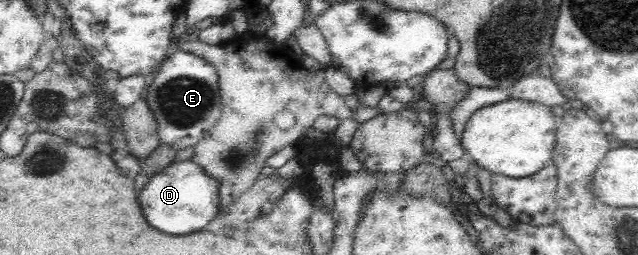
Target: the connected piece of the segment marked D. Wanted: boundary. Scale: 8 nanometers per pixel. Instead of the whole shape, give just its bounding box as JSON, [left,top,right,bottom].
[138,159,220,235]

